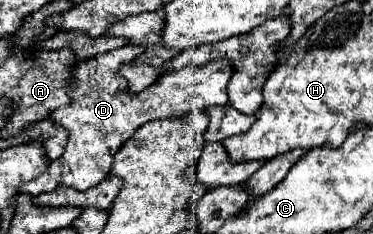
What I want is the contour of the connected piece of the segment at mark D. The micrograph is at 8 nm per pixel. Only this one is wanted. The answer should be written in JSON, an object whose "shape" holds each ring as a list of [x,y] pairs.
{"shape":[[[126,44],[126,46],[110,50],[106,54],[98,54],[90,60],[82,60],[74,66],[72,76],[70,76],[70,98],[72,98],[72,102],[66,108],[58,108],[48,116],[48,120],[56,122],[56,124],[60,124],[68,130],[68,144],[66,144],[64,154],[58,160],[50,162],[50,164],[56,162],[60,166],[60,184],[58,184],[58,187],[66,186],[66,188],[74,188],[74,190],[88,190],[88,188],[100,184],[108,176],[112,158],[118,152],[118,148],[146,122],[176,118],[176,116],[182,116],[182,114],[186,114],[190,110],[196,110],[196,108],[204,110],[208,106],[222,106],[222,104],[228,102],[226,86],[228,86],[228,80],[232,76],[232,66],[226,60],[212,60],[212,62],[202,64],[202,66],[186,66],[186,68],[176,70],[176,72],[166,72],[146,90],[142,90],[138,94],[128,92],[126,90],[126,78],[120,74],[120,66],[134,60],[140,52],[144,52],[142,46]]]}

